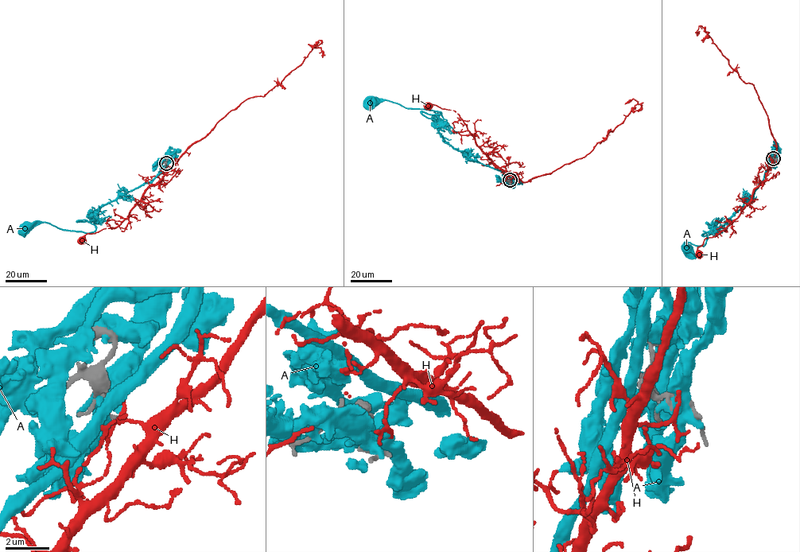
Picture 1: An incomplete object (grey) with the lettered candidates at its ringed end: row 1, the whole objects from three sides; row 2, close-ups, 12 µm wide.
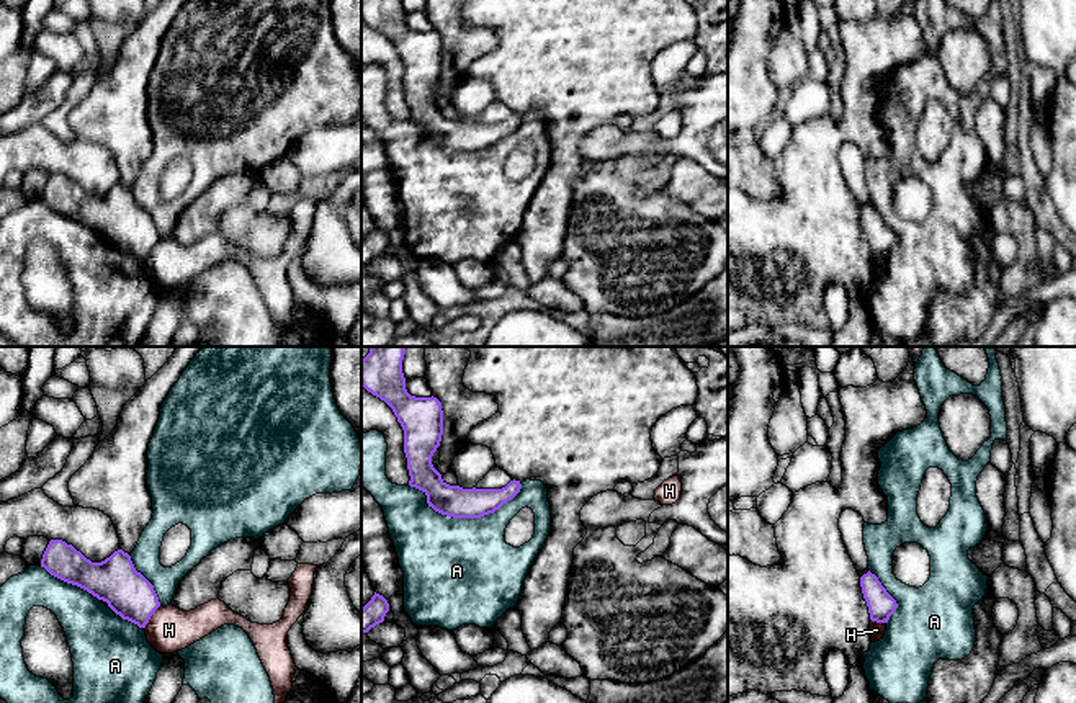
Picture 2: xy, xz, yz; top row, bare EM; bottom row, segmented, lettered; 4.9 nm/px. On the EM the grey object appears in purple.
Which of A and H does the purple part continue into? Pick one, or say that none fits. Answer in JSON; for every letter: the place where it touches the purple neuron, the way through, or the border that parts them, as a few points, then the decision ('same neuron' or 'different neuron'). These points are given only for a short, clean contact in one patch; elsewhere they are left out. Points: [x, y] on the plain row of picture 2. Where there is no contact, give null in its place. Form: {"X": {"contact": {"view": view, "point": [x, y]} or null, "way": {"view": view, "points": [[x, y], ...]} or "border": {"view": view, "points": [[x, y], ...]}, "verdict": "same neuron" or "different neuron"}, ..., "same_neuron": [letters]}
{"A": {"contact": {"view": "xz", "point": [465, 151]}, "verdict": "different neuron"}, "H": {"contact": {"view": "xy", "point": [151, 249]}, "border": {"view": "xy", "points": [[159, 239], [144, 262]]}, "verdict": "different neuron"}, "same_neuron": []}

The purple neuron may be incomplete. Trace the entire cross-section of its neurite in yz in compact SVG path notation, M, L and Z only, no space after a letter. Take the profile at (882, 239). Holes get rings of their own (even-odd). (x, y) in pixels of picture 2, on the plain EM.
M870 204L860 211L860 221L868 240L870 253L876 257L888 257L890 250L898 242L896 234Z

